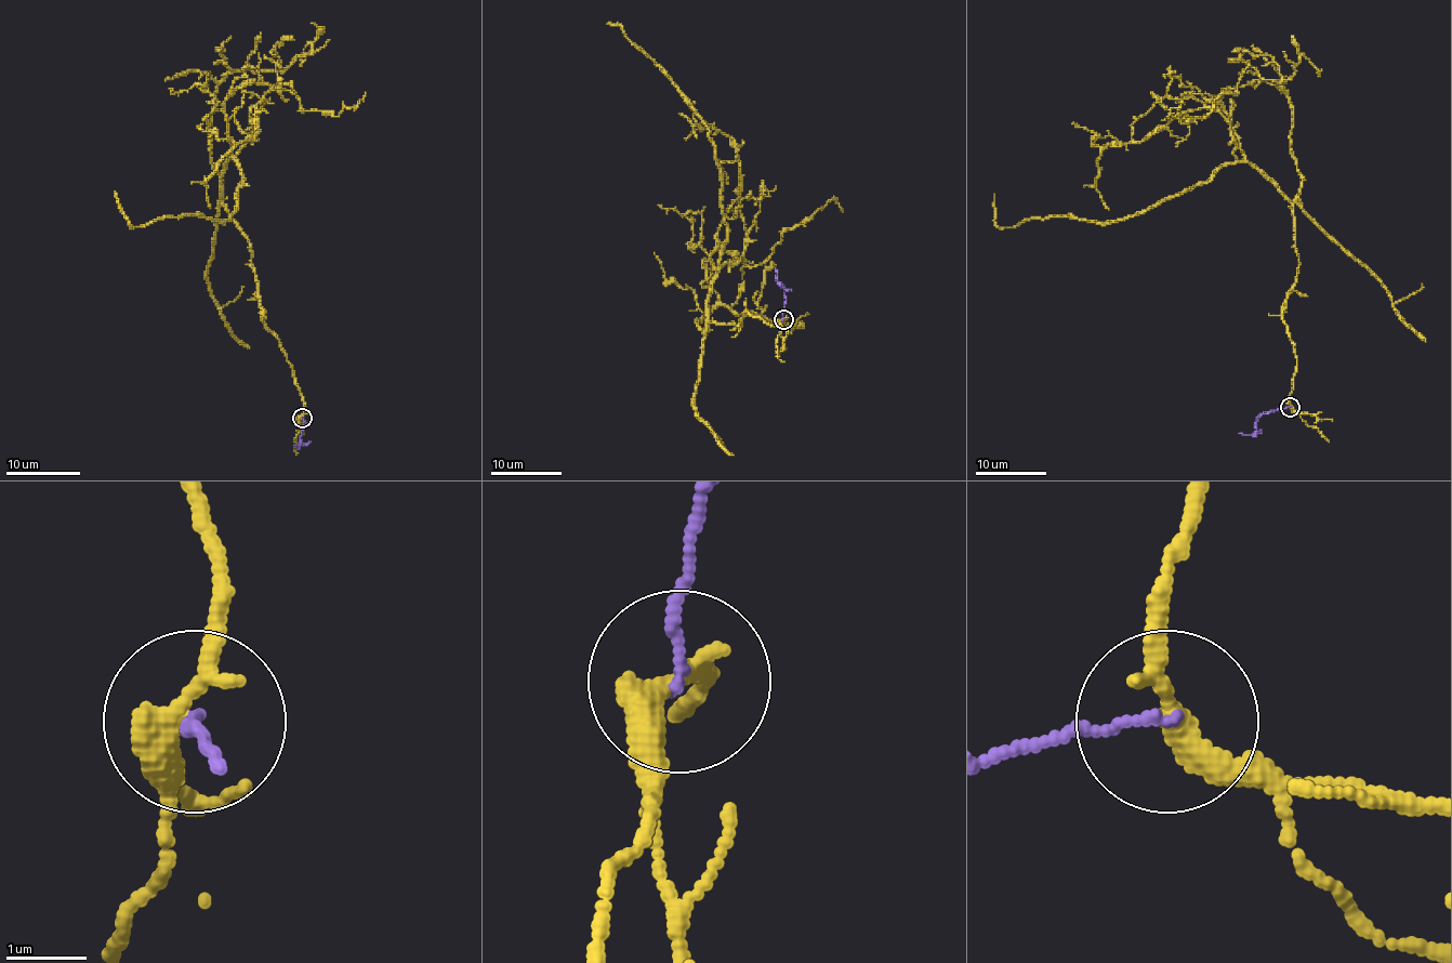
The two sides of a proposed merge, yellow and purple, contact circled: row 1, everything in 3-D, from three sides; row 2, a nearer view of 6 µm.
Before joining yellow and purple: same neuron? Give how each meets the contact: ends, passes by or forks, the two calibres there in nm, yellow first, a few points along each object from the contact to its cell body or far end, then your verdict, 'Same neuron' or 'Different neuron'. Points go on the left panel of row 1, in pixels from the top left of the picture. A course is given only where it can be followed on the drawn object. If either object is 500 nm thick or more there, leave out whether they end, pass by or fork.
At the ring yellow passes by. At the ring purple ends. Thickness 320 nm (yellow) against 100 nm. Course of yellow: (302, 418), (249, 239), (225, 205), (221, 172), (234, 159), (241, 182), (223, 221), (131, 226), (115, 190). Course of purple: (302, 418), (305, 423), (300, 442), (294, 445). Different neuron

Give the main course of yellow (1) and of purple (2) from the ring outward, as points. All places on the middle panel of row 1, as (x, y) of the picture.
1: (782, 319), (774, 326), (748, 312), (737, 328), (710, 322), (707, 294), (726, 222), (709, 128), (607, 24)
2: (782, 319), (786, 298), (776, 268)

